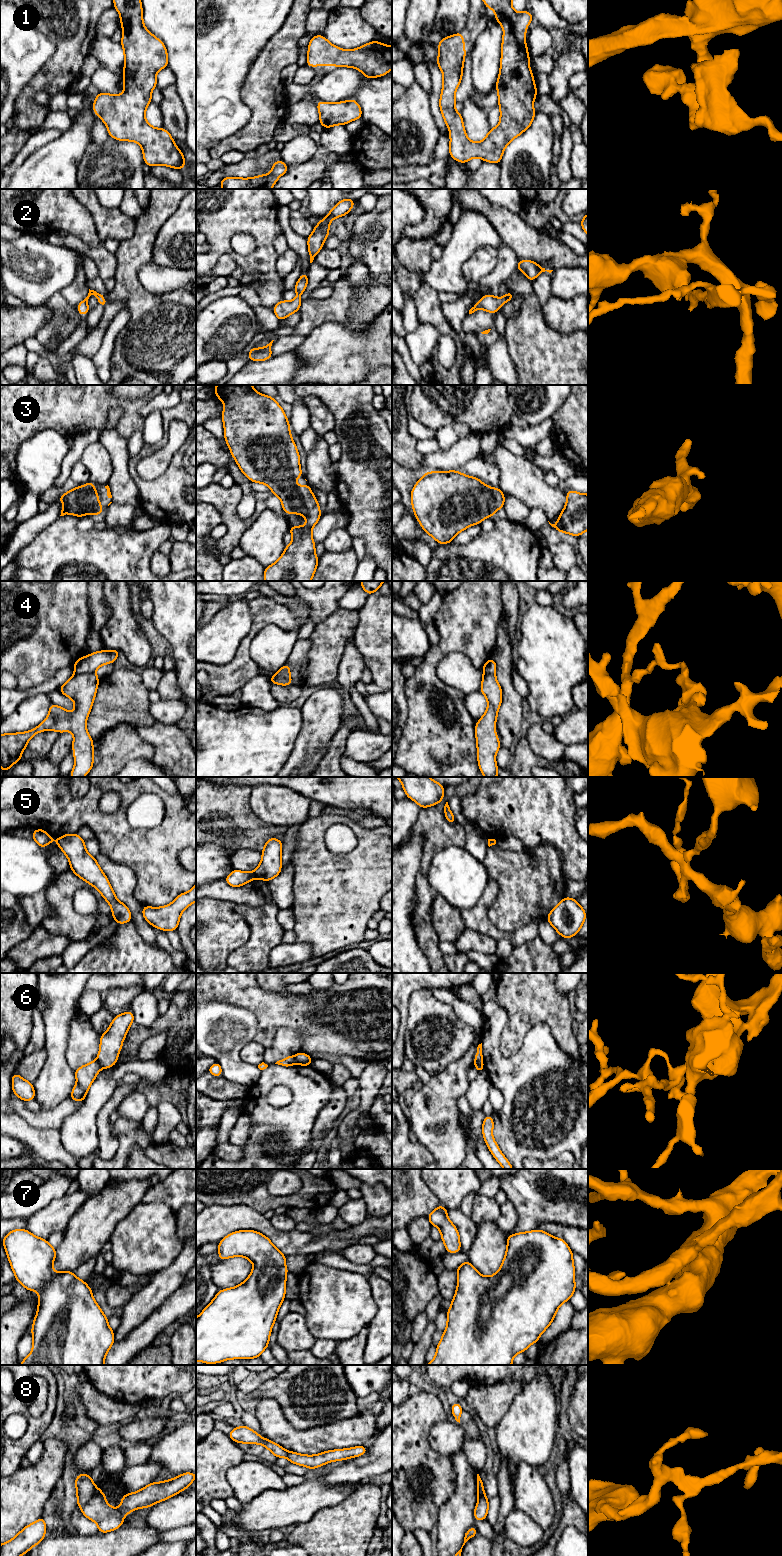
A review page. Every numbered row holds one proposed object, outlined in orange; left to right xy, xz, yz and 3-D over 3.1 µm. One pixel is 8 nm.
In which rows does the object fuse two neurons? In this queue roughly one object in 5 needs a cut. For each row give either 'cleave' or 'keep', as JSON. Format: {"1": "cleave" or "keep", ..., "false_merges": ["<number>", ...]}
{"1": "keep", "2": "keep", "3": "keep", "4": "cleave", "5": "cleave", "6": "cleave", "7": "keep", "8": "cleave", "false_merges": ["4", "5", "6", "8"]}

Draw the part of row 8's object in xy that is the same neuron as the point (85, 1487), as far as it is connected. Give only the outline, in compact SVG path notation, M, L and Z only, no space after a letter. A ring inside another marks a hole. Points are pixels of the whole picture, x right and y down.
M85 1473L79 1474L74 1482L76 1485L77 1505L78 1507L82 1507L92 1498L97 1487L91 1475Z

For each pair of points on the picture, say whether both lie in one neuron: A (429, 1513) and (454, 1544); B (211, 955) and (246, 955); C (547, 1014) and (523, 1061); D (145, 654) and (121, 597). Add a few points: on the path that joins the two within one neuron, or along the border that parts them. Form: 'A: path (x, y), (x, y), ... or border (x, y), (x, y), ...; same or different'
A: border (445, 1500), (439, 1508), (436, 1523); different
B: border (248, 940), (237, 948), (228, 957), (226, 962); different
C: border (524, 1036), (534, 1025), (545, 1022), (556, 1042); different
D: path (131, 640), (122, 631), (121, 611); same

